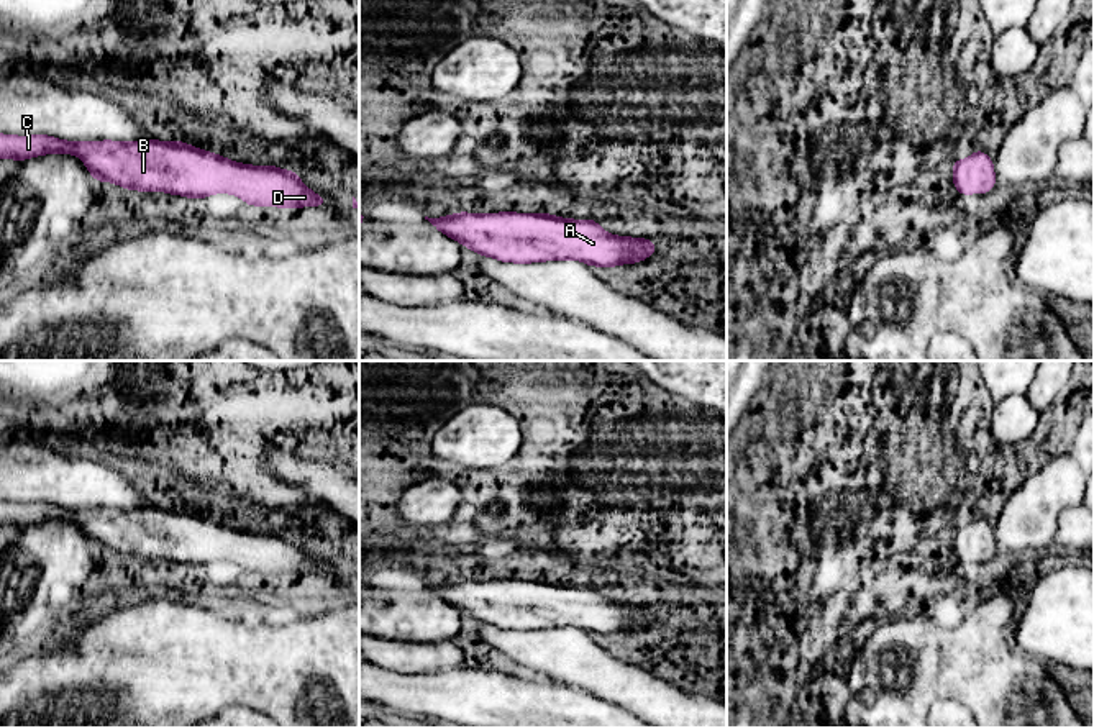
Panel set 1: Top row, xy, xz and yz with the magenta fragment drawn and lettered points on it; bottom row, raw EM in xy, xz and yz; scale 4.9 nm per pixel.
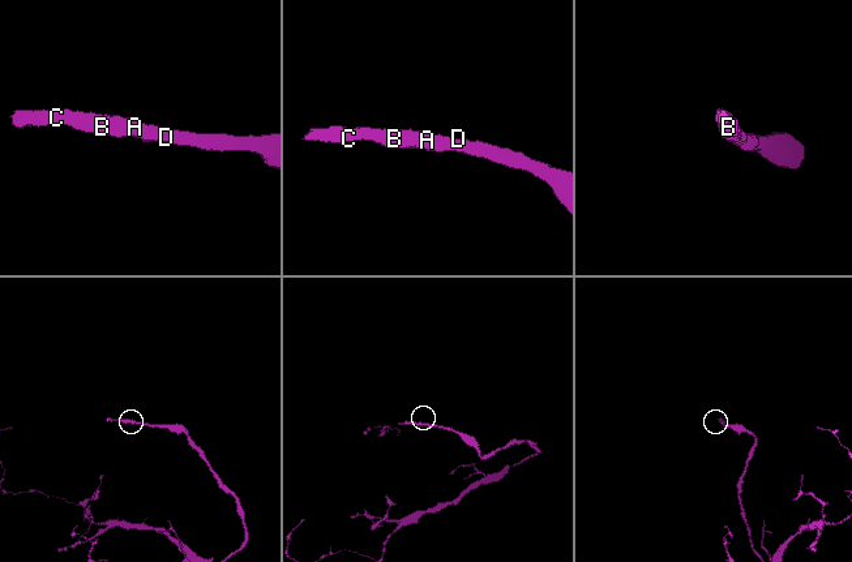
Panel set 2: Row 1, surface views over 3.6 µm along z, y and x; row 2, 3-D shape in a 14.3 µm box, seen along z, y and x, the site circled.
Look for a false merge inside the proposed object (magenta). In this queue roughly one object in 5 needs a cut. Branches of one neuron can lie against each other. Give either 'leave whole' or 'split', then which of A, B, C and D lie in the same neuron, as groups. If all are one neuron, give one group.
leave whole; A B C D

